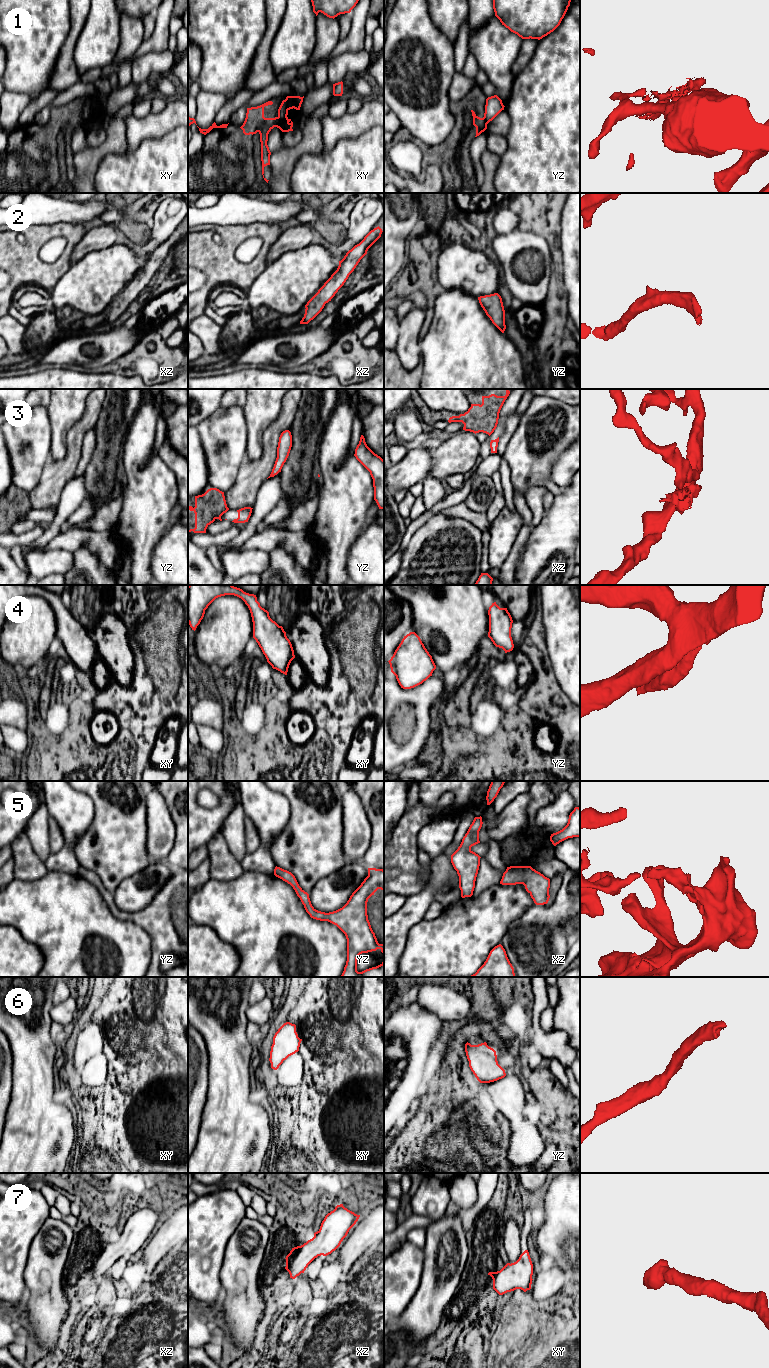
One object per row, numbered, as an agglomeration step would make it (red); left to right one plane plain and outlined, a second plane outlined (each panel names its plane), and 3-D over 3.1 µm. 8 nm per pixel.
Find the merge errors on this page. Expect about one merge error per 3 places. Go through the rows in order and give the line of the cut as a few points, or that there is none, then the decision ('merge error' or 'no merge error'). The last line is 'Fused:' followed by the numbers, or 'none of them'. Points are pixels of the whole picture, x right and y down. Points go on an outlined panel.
1: cut xy (278, 116), (281, 118), (286, 117); merge error
2: cut none; no merge error
3: cut yz (220, 516), (217, 518); merge error
4: cut none; no merge error
5: cut yz (282, 874), (291, 876), (296, 882); merge error
6: cut none; no merge error
7: cut none; no merge error
Fused: 1, 3, 5

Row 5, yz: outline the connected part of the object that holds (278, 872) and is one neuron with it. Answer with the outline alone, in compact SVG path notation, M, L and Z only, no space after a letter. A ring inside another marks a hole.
M277 866L275 867L275 869L274 869L274 875L275 875L276 877L282 879L283 881L285 881L285 882L287 882L288 884L291 885L291 882L288 882L288 881L283 877L284 874L287 874L288 876L292 876L292 877L294 878L294 880L297 882L295 876L294 876L291 872L289 872L289 871L287 871L287 870L284 870L284 869L282 869L282 868L280 868L280 867L277 867Z

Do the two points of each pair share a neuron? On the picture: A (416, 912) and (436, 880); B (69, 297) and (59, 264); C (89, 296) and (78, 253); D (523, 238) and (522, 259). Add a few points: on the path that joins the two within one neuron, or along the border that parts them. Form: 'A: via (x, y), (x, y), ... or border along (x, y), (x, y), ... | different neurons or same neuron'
A: via (418, 904), (433, 888) | same neuron
B: border along (71, 264), (50, 291) | different neurons
C: border along (102, 249), (94, 249), (71, 264) | different neurons
D: via (523, 243), (523, 254) | same neuron

